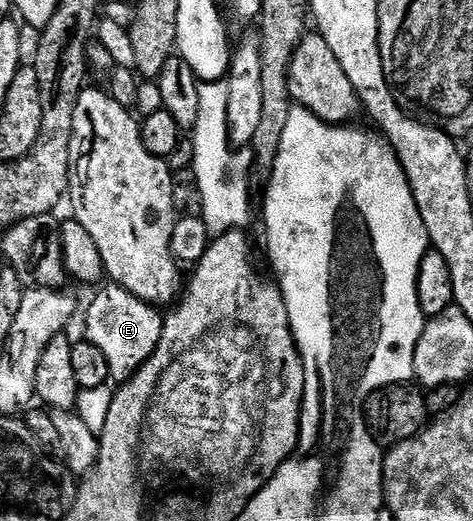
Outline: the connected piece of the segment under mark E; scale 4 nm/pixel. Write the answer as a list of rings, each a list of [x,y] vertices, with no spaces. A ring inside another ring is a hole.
[[[117,285],[103,286],[98,296],[86,311],[85,338],[100,349],[107,358],[110,374],[118,381],[125,381],[136,374],[152,357],[162,336],[163,316],[158,316],[159,308],[146,303],[128,289]]]

